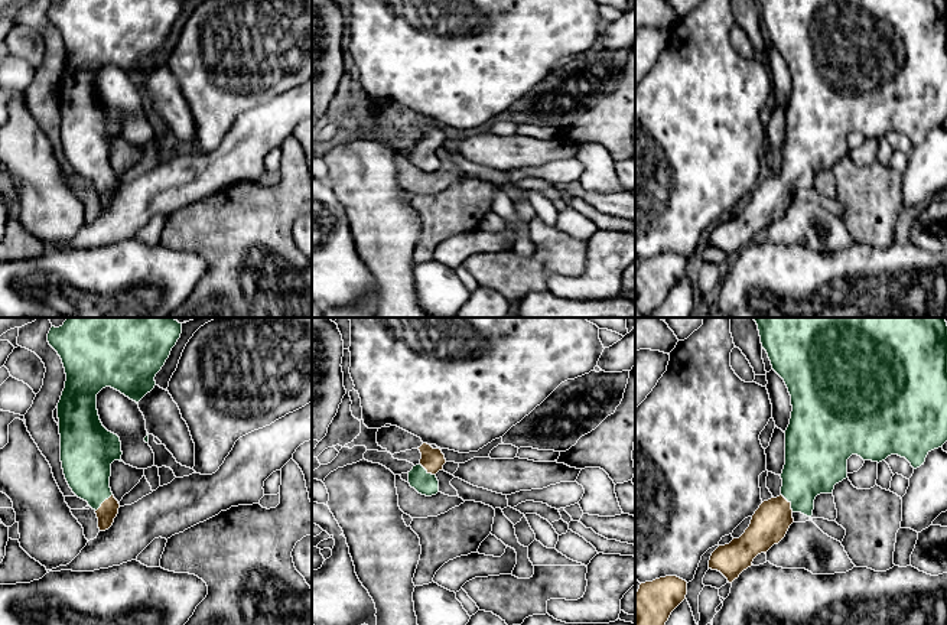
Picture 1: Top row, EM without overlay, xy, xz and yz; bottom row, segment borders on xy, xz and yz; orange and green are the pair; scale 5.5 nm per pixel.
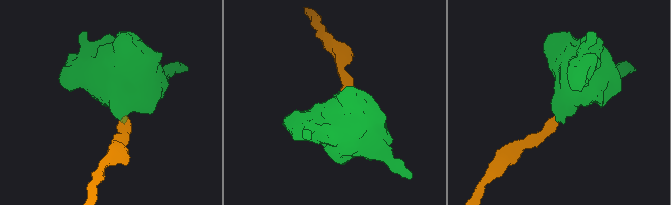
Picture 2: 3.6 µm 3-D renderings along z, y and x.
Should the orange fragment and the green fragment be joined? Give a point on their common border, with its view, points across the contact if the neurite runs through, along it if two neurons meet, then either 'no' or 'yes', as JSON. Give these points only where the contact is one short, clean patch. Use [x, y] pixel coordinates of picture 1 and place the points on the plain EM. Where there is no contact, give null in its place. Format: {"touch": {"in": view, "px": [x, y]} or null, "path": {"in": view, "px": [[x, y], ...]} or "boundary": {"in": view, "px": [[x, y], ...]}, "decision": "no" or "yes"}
{"touch": {"in": "yz", "px": [788, 179]}, "path": {"in": "yz", "px": [[770, 199], [788, 179], [813, 142]]}, "decision": "yes"}

